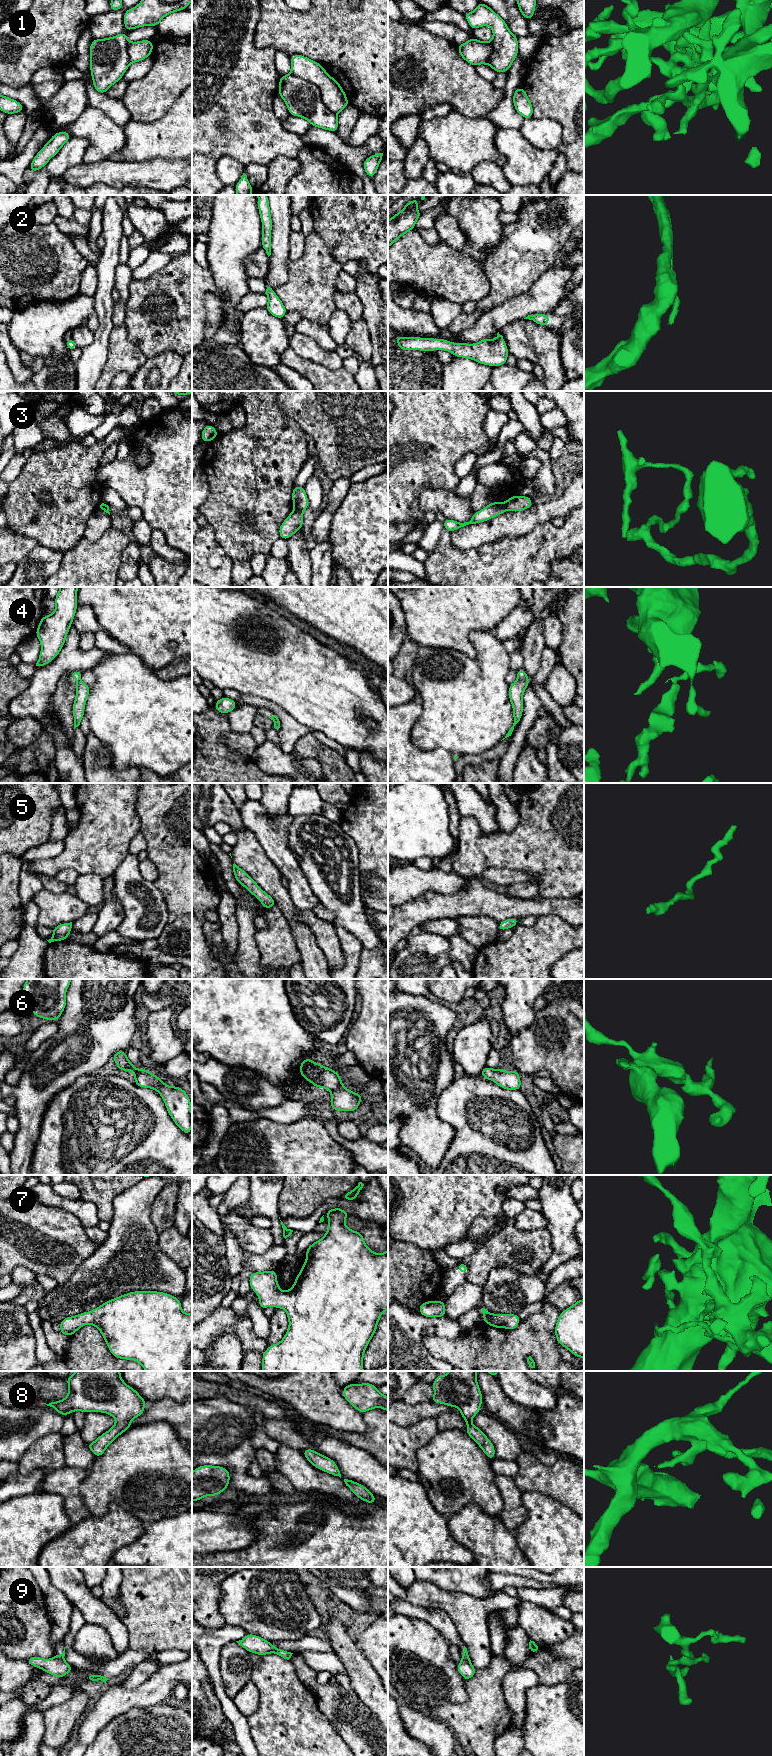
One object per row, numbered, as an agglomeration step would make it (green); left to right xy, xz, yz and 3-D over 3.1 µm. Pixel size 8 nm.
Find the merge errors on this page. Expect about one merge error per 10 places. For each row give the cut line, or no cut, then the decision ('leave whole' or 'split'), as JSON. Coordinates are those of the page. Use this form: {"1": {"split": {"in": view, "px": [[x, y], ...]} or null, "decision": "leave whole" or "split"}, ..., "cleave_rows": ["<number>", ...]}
{"1": {"split": null, "decision": "leave whole"}, "2": {"split": null, "decision": "leave whole"}, "3": {"split": {"in": "xz", "px": [[295, 508], [302, 512]]}, "decision": "split"}, "4": {"split": {"in": "yz", "px": [[527, 677], [517, 680]]}, "decision": "split"}, "5": {"split": null, "decision": "leave whole"}, "6": {"split": null, "decision": "leave whole"}, "7": {"split": null, "decision": "leave whole"}, "8": {"split": null, "decision": "leave whole"}, "9": {"split": null, "decision": "leave whole"}, "cleave_rows": ["3", "4"]}

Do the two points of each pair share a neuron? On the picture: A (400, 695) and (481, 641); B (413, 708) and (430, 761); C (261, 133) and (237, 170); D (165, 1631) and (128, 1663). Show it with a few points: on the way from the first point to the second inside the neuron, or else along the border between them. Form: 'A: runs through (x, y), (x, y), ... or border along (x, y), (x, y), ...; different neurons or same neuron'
A: border along (411, 684), (416, 691); different neurons
B: runs through (404, 723), (404, 743), (415, 754); same neuron
C: border along (218, 158), (232, 157), (244, 165); different neurons
D: border along (129, 1648), (143, 1649), (152, 1657); different neurons

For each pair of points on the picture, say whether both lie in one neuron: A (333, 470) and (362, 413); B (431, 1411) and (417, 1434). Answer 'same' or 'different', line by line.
A: same
B: different

